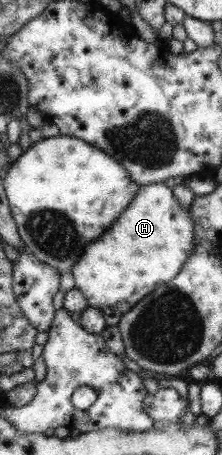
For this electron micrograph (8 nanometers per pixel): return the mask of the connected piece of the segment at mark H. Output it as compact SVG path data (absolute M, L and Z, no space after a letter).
M162 183L141 185L135 199L125 207L125 212L117 218L113 228L109 228L101 240L85 246L83 258L70 271L74 288L83 294L89 307L102 312L106 326L116 326L121 316L143 296L177 276L192 253L193 245L193 221L189 218L188 210L183 210L172 196L172 189Z

